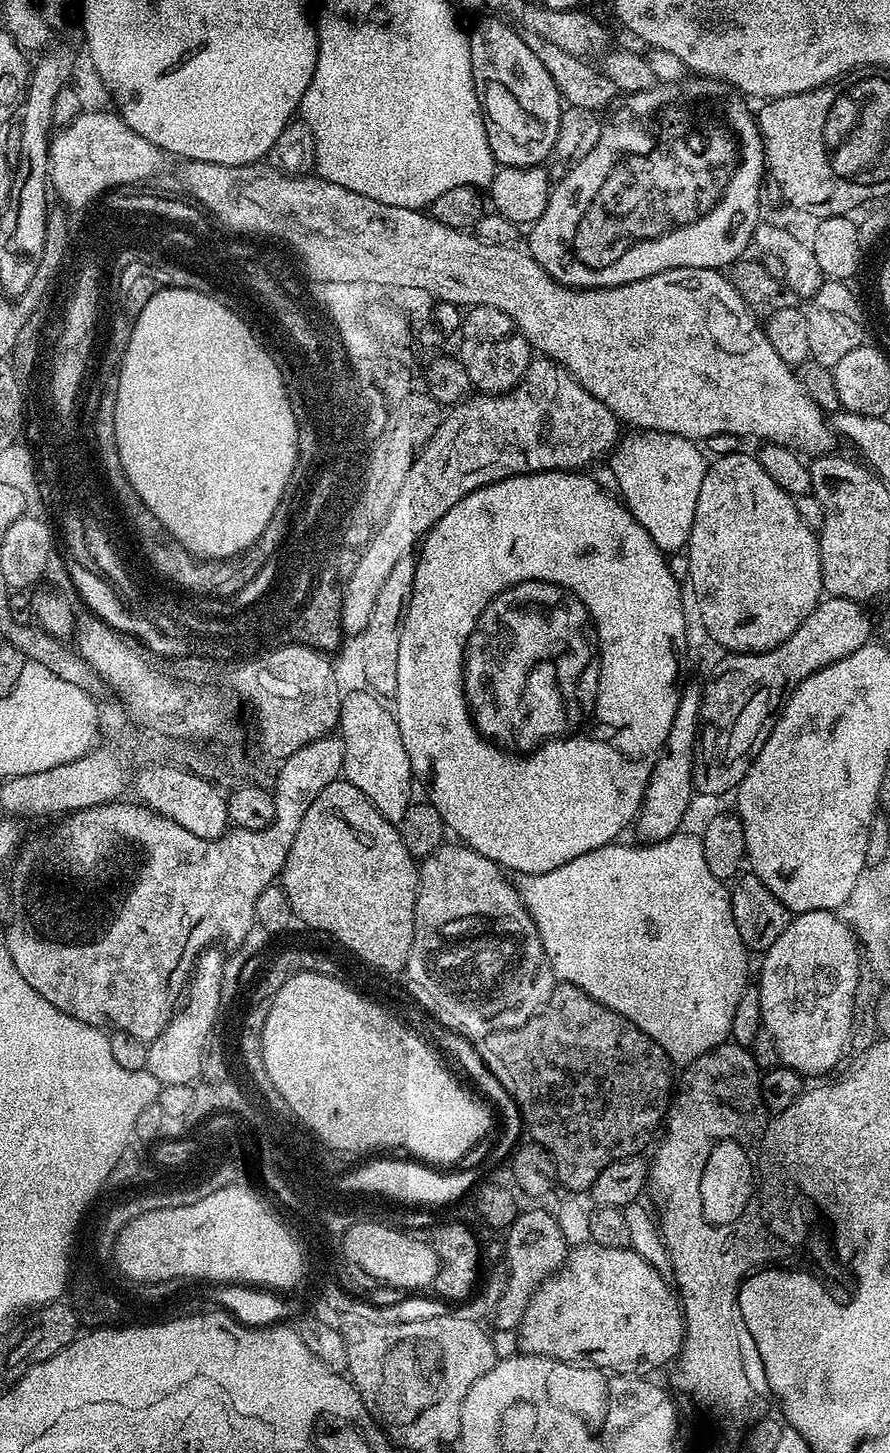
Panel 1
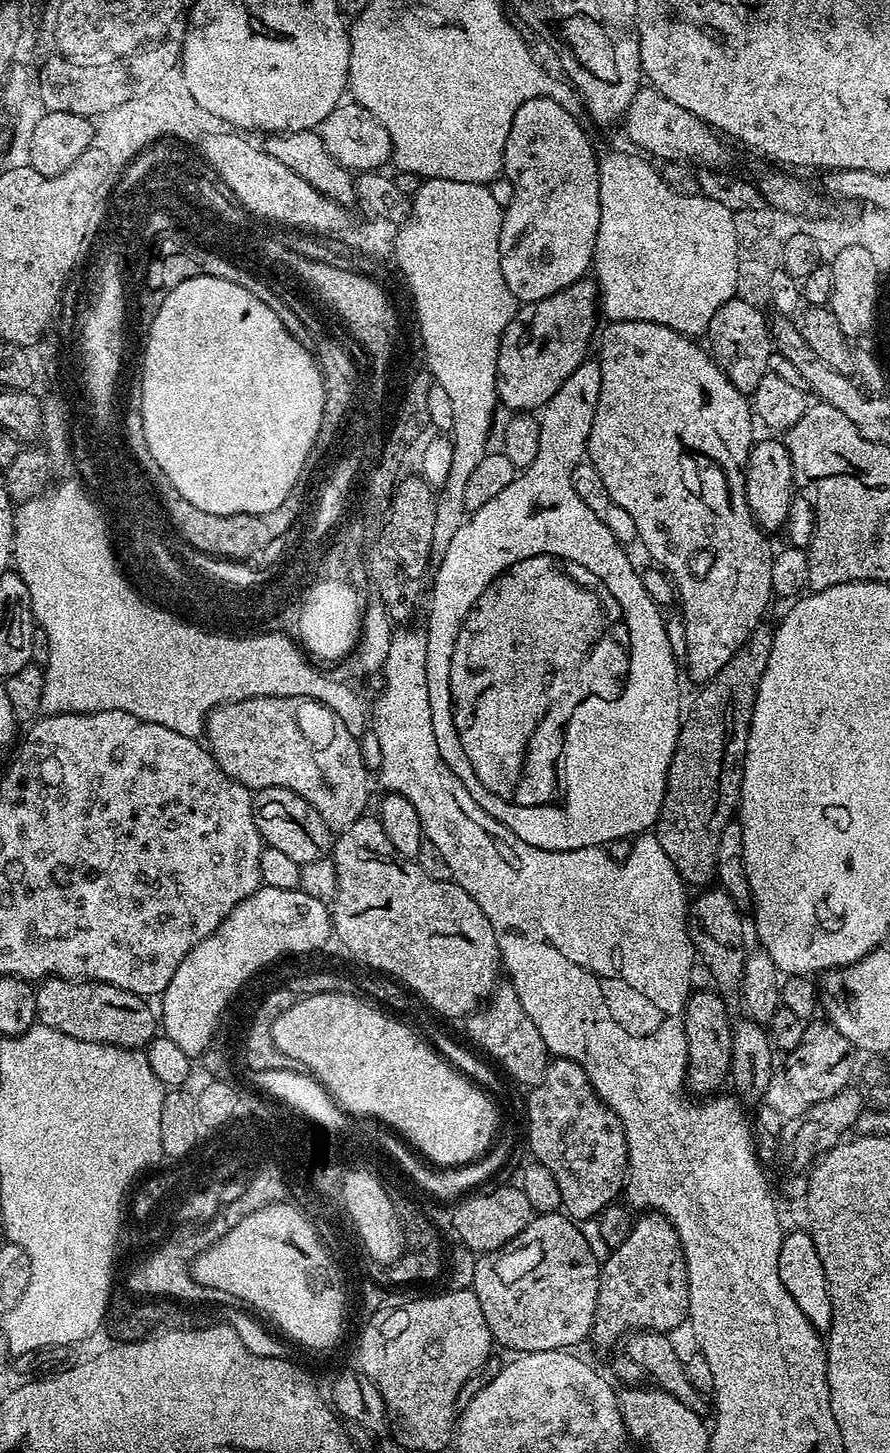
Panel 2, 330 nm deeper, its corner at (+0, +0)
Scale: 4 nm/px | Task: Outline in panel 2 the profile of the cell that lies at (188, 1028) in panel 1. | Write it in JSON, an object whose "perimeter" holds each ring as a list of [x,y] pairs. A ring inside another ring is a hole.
{"perimeter":[[[265,886],[257,888],[254,894],[247,896],[186,958],[182,958],[182,966],[174,970],[174,978],[170,978],[170,986],[159,997],[158,1020],[162,1025],[163,1035],[170,1038],[170,1042],[175,1042],[179,1049],[193,1058],[203,1057],[201,1051],[204,1044],[207,1044],[209,1036],[216,1036],[214,1026],[217,1025],[217,1013],[220,1012],[221,1005],[228,1000],[228,995],[234,996],[240,992],[239,988],[255,974],[259,968],[264,968],[267,964],[275,962],[279,956],[284,956],[287,952],[315,952],[322,949],[321,941],[324,940],[328,932],[328,918],[324,915],[324,910],[320,904],[315,902],[315,898],[310,898],[310,894],[301,892],[299,887],[292,889],[274,889]]]}

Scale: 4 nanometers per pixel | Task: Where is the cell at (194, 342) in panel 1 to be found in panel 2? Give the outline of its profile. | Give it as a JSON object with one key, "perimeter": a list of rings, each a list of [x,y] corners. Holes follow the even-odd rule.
{"perimeter":[[[206,275],[190,278],[164,297],[166,298],[161,302],[160,309],[150,320],[156,328],[153,328],[152,349],[145,380],[144,419],[152,452],[155,452],[160,464],[164,465],[164,471],[175,480],[180,492],[189,500],[195,501],[198,510],[206,510],[206,514],[257,516],[275,508],[283,508],[284,494],[291,487],[292,480],[295,480],[296,472],[300,471],[300,460],[304,460],[304,452],[308,452],[308,444],[312,443],[312,437],[316,434],[316,424],[320,424],[321,386],[311,360],[305,354],[298,356],[296,343],[284,335],[280,324],[276,320],[264,320],[264,316],[272,316],[271,312],[261,307],[252,307],[246,290],[230,280]]]}

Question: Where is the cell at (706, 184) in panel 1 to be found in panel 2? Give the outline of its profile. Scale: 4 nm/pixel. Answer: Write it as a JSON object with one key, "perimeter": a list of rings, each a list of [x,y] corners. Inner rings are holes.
{"perimeter":[[[588,278],[566,286],[550,298],[532,304],[521,303],[500,339],[496,363],[499,403],[513,408],[513,413],[528,414],[554,398],[558,386],[562,386],[589,355],[588,343],[596,328],[596,312],[598,316],[598,288]]]}

